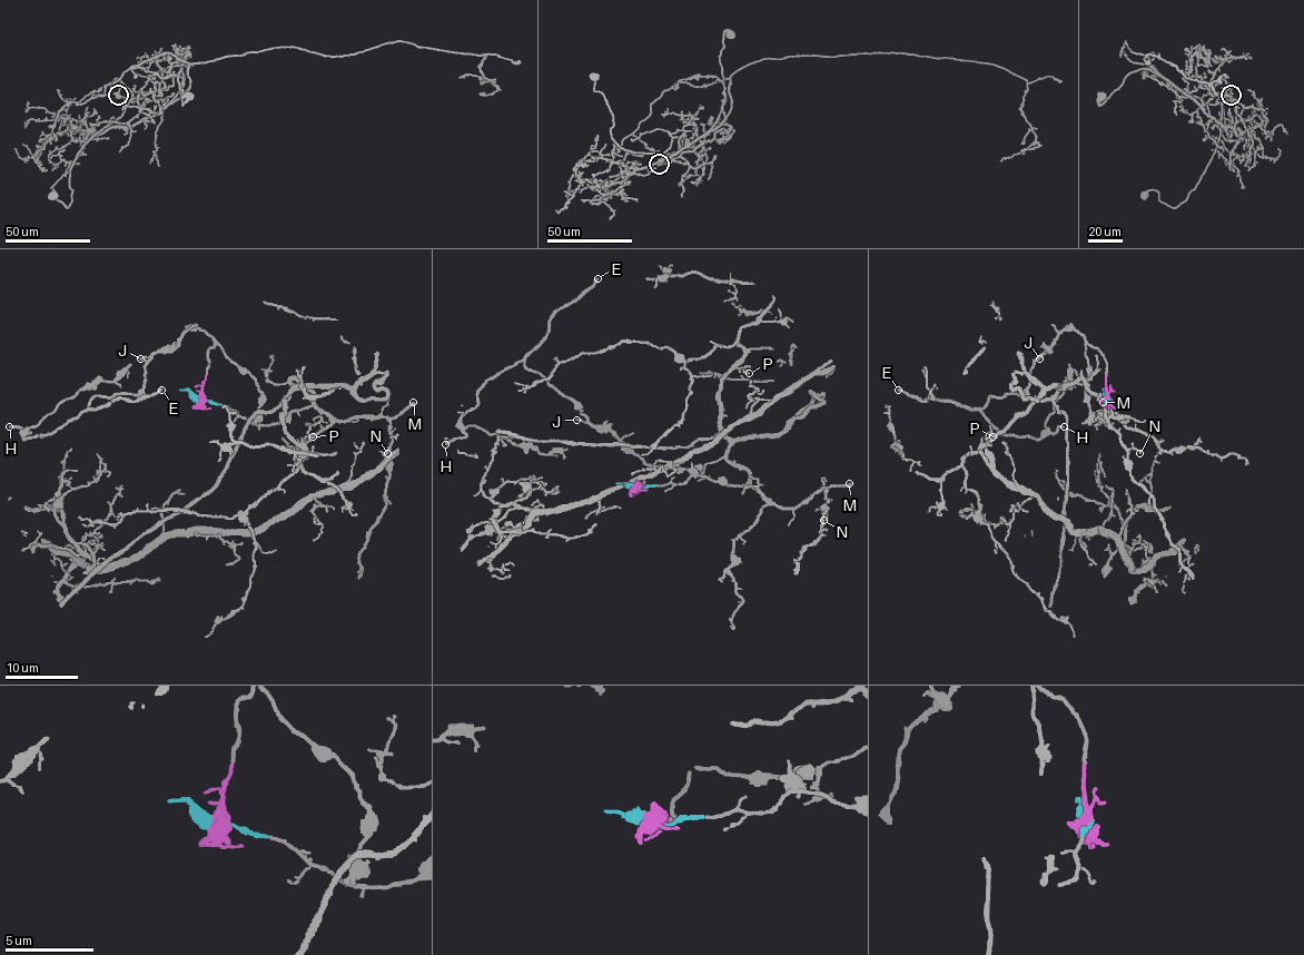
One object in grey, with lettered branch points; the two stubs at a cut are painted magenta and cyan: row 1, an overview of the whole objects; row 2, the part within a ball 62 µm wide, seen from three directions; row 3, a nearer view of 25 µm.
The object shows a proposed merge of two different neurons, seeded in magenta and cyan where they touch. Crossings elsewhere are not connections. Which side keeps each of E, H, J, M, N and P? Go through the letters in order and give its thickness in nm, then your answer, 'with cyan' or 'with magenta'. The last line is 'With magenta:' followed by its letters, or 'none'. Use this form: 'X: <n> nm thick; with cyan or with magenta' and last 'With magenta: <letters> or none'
E: 240 nm thick; with magenta
H: 240 nm thick; with magenta
J: 120 nm thick; with magenta
M: 240 nm thick; with cyan
N: 120 nm thick; with cyan
P: 80 nm thick; with cyan
With magenta: E, H, J

